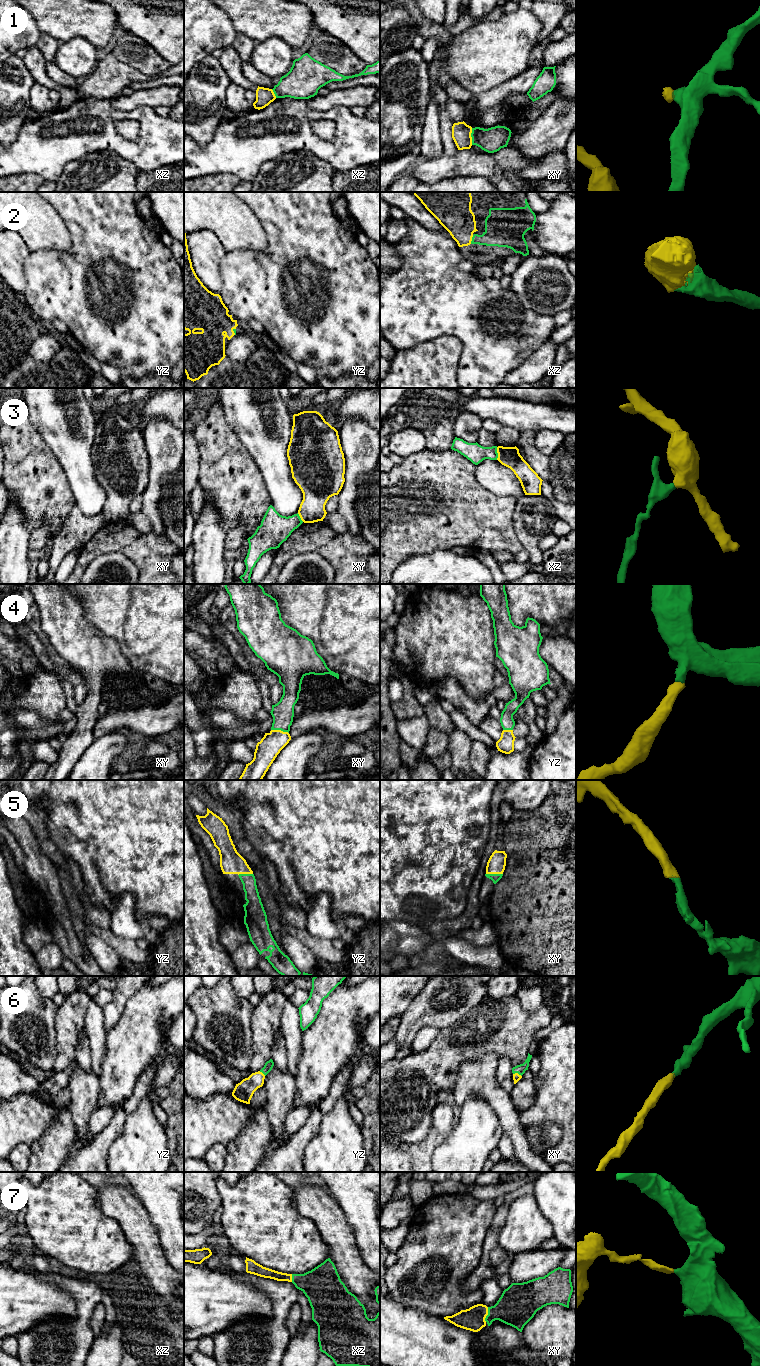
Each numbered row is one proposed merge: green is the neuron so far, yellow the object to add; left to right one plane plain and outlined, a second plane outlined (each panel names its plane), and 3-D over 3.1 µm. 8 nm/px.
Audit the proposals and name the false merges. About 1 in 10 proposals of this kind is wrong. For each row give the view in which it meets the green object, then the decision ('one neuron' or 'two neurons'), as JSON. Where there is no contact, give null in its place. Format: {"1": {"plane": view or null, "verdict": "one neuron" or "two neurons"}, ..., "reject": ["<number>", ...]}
{"1": {"plane": "xy", "verdict": "two neurons"}, "2": {"plane": "xz", "verdict": "one neuron"}, "3": {"plane": "xz", "verdict": "two neurons"}, "4": {"plane": "xy", "verdict": "one neuron"}, "5": {"plane": "xy", "verdict": "one neuron"}, "6": {"plane": "xy", "verdict": "one neuron"}, "7": {"plane": "xy", "verdict": "one neuron"}, "reject": ["1", "3"]}

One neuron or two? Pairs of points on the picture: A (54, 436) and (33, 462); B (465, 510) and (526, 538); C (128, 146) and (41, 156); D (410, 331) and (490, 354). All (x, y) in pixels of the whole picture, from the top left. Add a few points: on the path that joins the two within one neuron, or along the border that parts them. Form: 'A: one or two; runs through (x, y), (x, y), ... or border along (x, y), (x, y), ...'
A: two; border along (33, 424), (60, 463)
B: two; border along (513, 510), (513, 530), (524, 548)
C: one; runs through (106, 140), (63, 140)
D: one; runs through (430, 328), (461, 325), (470, 334)

